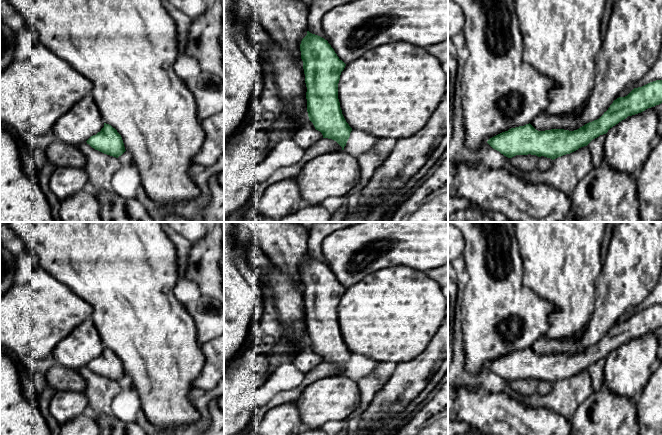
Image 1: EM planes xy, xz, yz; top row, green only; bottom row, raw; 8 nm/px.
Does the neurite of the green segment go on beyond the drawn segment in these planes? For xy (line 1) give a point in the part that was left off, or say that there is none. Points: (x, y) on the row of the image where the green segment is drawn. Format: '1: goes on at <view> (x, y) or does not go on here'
1: goes on at xy (83, 120)

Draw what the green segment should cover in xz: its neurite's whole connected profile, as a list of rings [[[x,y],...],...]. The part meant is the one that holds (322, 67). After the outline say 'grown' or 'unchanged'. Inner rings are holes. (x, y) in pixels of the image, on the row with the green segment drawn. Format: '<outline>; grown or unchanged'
[[[309,31],[301,41],[300,51],[300,58],[293,56],[270,35],[269,45],[266,46],[267,57],[263,60],[272,66],[277,96],[282,102],[280,114],[288,117],[295,130],[310,120],[323,138],[336,141],[344,150],[352,131],[342,114],[338,99],[338,83],[346,64],[339,59],[327,40]]]; grown

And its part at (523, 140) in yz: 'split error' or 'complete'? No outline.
split error

